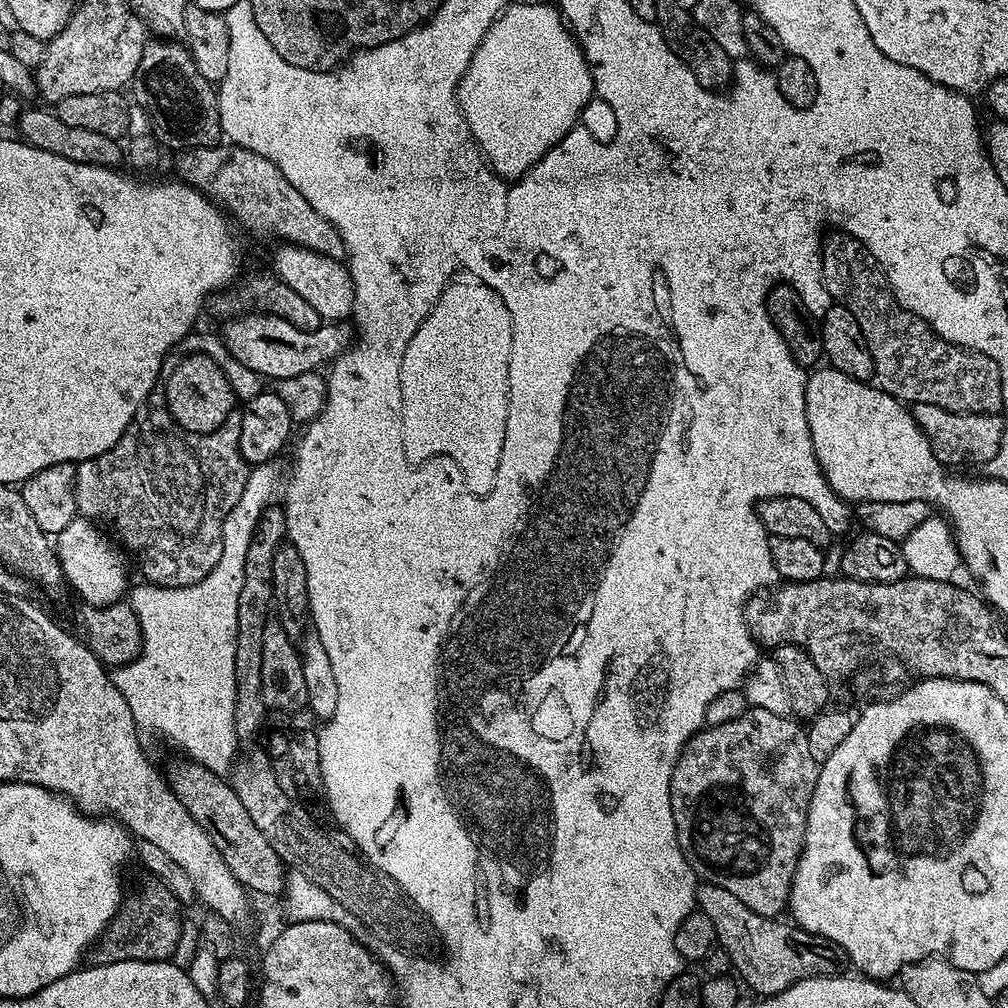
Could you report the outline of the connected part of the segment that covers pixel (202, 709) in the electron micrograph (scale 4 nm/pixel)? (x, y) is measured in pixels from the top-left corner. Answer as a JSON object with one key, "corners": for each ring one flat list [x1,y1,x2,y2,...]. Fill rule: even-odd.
{"corners":[[240,544,228,546,228,560,218,558,214,570,196,584,185,588,161,588,148,584,144,588,133,587,130,603,140,623,140,655,128,664,119,665,114,676,120,684,122,698,130,706,137,729,152,736,165,736,202,766,221,774,229,771,234,760,234,733,232,707,236,697,234,678,234,646,238,626,238,594,242,590,242,566,246,562,246,548]]}

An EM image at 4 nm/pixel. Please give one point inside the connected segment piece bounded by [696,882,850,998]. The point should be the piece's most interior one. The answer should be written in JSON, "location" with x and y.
{"location":[770,956]}

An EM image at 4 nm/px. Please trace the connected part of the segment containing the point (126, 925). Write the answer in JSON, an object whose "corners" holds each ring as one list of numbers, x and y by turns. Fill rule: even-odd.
{"corners":[[152,882,137,896,129,895,116,911,115,918,91,949,92,964,109,964,123,960,168,960,180,944,180,911,182,905,164,884]]}

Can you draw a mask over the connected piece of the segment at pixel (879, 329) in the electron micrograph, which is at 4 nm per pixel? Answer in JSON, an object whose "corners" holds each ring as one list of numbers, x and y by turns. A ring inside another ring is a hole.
{"corners":[[832,230,823,237,820,254,820,274,822,288,832,295,831,299,838,304,845,304,858,318,858,326,864,335,866,346,872,355,872,370,875,383,883,392,889,392,901,402,909,405,930,402,930,406,942,406,953,410,996,410,1000,403,1005,403,1002,394,1000,371,990,358,981,352,972,352,957,344,946,342,946,338,938,335,922,318,918,318,910,310,901,306,899,299,892,296,884,287,890,284,881,261,869,252,860,240,855,240,847,232]]}

